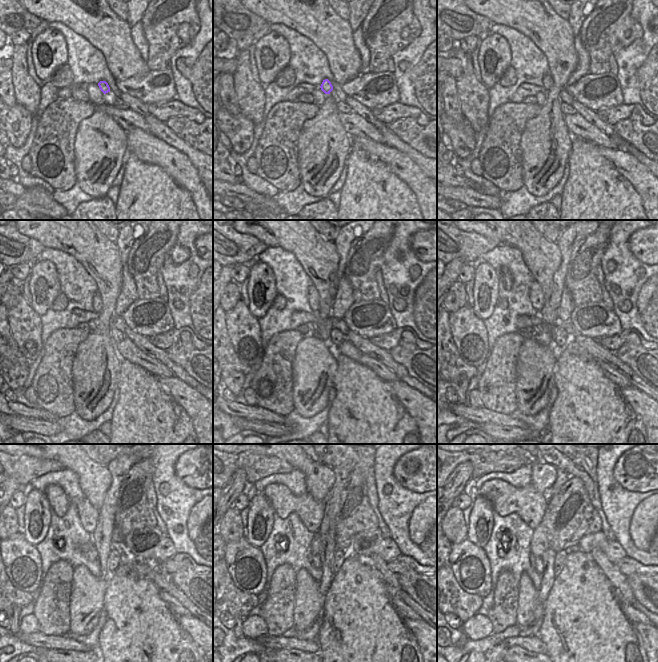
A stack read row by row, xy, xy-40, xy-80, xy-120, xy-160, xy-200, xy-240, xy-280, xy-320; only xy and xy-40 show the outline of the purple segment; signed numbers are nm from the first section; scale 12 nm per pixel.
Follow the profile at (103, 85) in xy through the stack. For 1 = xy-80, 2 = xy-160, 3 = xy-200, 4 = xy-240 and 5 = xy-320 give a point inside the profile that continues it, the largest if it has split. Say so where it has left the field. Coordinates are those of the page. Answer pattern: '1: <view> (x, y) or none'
1: xy-80 (547, 82)
2: xy-160 (313, 300)
3: xy-200 (536, 296)
4: xy-240 (88, 515)
5: xy-320 (530, 505)

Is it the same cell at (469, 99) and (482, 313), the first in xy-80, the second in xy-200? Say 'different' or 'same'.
different

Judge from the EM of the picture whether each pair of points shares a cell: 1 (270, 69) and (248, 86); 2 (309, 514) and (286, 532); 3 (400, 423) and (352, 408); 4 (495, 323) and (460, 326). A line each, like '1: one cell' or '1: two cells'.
1: two cells
2: two cells
3: one cell
4: two cells

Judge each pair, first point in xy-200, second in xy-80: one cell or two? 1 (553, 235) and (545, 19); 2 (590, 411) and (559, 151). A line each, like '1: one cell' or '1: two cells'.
1: two cells
2: two cells

